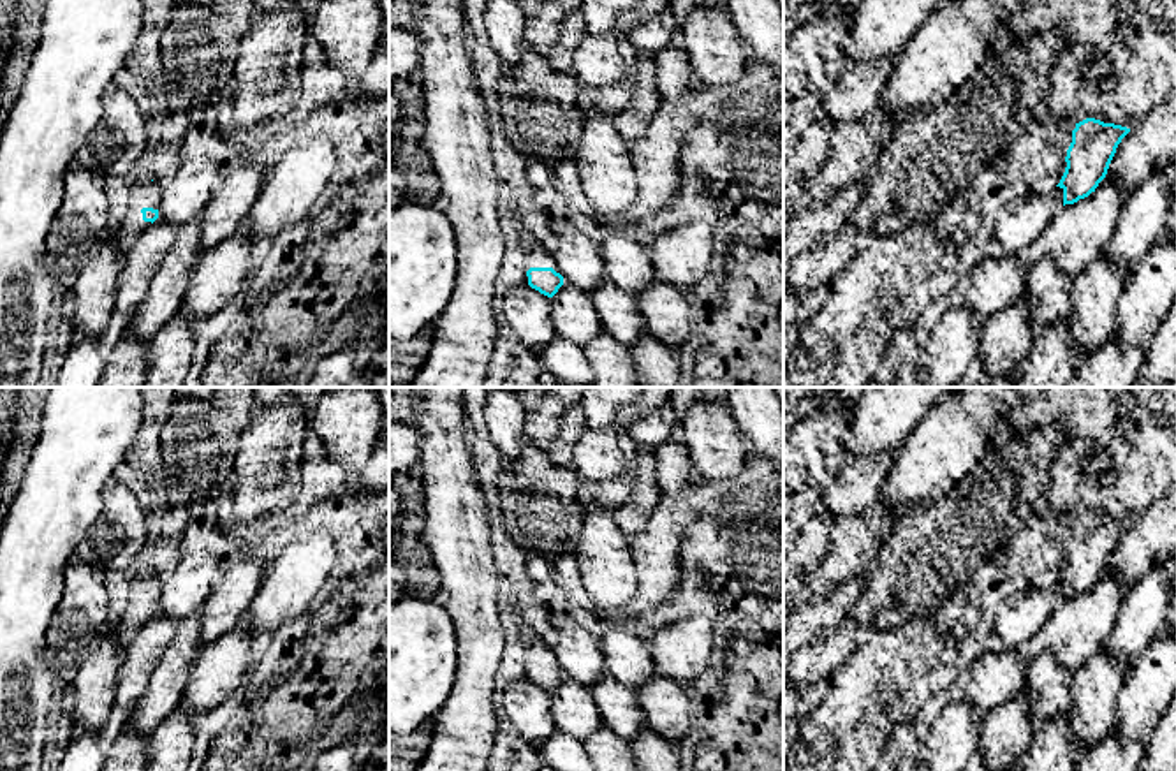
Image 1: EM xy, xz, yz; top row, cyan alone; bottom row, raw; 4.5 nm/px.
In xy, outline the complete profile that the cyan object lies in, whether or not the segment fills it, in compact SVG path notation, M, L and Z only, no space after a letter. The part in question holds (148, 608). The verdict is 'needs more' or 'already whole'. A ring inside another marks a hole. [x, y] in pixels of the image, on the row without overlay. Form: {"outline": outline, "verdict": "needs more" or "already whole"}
{"outline": "M141 569L134 576L130 583L130 604L114 632L123 651L132 637L158 613L162 584L148 569Z", "verdict": "needs more"}

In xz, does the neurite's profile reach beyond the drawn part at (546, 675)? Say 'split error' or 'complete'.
split error

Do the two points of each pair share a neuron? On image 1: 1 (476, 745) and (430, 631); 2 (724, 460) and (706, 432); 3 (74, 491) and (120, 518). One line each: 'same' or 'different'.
1: different
2: same
3: different

